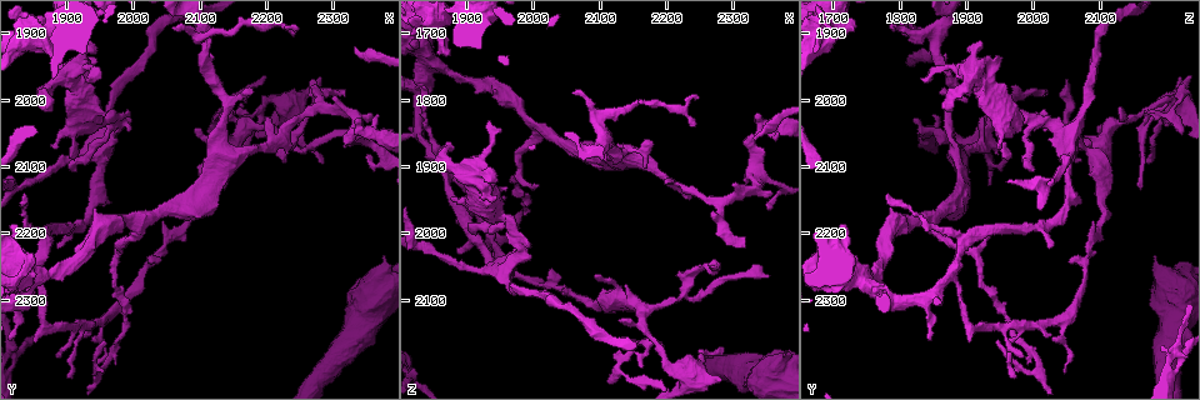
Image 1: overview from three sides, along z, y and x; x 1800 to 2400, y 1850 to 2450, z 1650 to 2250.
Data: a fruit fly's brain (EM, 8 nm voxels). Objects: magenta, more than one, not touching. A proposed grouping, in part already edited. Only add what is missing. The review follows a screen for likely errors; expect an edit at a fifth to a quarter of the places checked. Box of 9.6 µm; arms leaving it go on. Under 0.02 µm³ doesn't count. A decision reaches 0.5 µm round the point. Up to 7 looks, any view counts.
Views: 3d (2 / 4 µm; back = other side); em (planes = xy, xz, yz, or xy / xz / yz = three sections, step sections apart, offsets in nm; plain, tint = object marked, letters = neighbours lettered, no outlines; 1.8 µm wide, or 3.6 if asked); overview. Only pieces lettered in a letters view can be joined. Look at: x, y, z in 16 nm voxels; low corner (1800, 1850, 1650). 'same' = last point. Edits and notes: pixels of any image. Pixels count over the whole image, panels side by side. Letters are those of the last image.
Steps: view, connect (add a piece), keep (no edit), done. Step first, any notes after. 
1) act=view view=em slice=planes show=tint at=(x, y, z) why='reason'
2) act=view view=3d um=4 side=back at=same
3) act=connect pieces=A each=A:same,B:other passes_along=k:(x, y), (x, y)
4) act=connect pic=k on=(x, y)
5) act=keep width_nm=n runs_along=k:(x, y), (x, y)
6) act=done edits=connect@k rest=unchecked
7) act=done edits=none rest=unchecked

act=view view=3d um=2 side=back at=(2120, 2055, 2220) why='branch stops here'

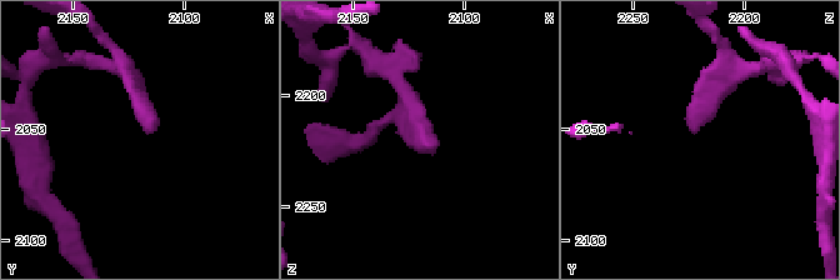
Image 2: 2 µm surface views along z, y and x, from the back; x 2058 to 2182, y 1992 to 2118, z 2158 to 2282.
act=view view=em slice=xy step=4 show=tint at=(2117, 2053, 2221) why='shape alone is not enough'

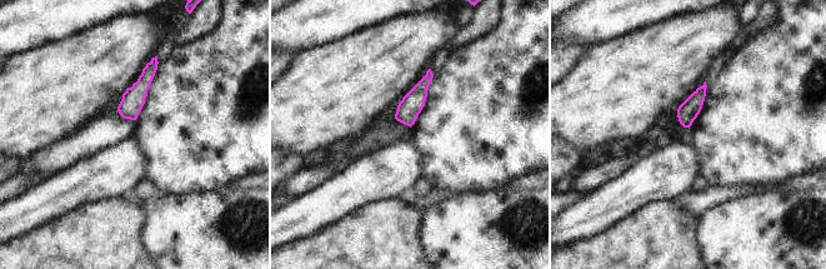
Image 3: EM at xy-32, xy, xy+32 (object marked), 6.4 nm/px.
act=view view=em slice=planes show=letters at=same

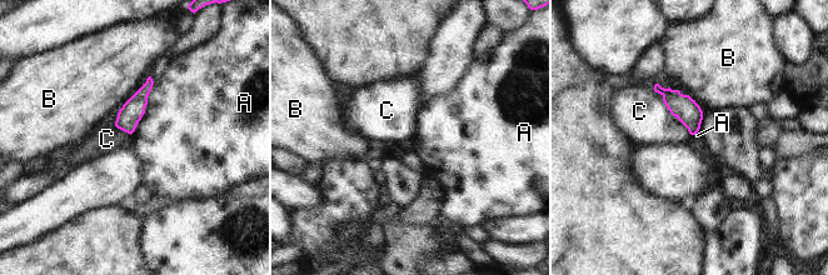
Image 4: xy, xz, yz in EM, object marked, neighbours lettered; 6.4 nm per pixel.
act=keep longest_contact=A:360nm each=A:other,B:other,C:other border=4:(154, 84), (145, 113), (130, 134) found='none of them fits'

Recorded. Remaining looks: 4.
act=view view=em slice=yz step=8 show=letters at=(1910, 2105, 2005) why='free end'

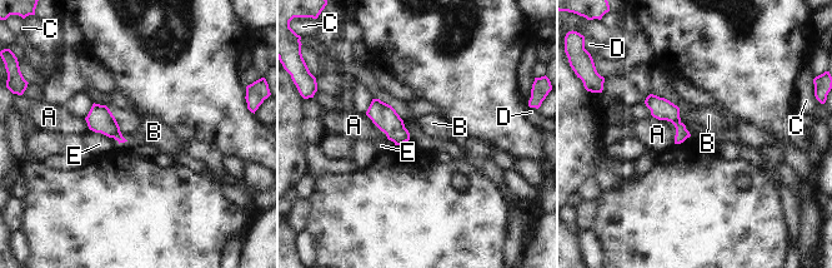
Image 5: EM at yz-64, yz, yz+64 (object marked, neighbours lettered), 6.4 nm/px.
act=keep each=A:other,B:other,C:other,D:other,E:other border=5:(651, 93), (668, 99), (680, 108) found='no lettered piece goes on from it'

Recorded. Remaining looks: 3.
act=view view=em slice=planes show=letters at=(2165, 2045, 2110) why='thin arm on a thick one'

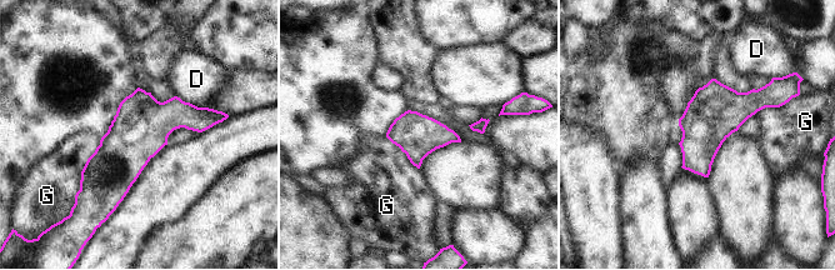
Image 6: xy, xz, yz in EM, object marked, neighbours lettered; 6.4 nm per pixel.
act=keep width_nm=280 each=D:other,G:other border=6:(101, 139), (81, 171), (78, 191) found='no lettered piece goes on from it'

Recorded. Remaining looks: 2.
act=done edits=none rest=unchecked

